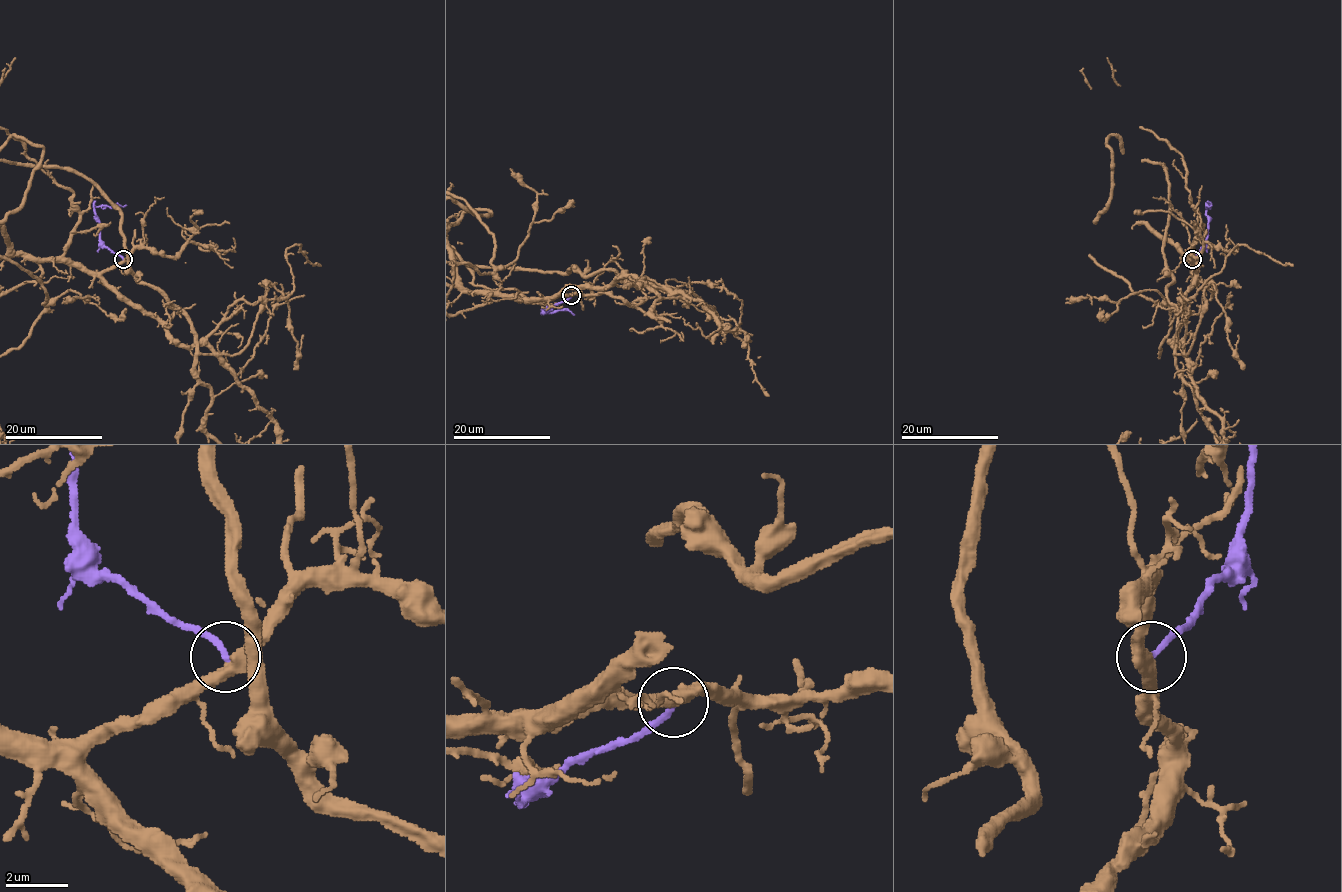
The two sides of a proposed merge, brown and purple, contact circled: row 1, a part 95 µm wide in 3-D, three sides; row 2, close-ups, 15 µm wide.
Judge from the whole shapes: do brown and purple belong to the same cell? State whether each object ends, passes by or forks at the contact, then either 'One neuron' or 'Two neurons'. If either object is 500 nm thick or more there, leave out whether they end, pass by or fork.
At the ring brown passes by. At the ring purple ends. Two neurons

